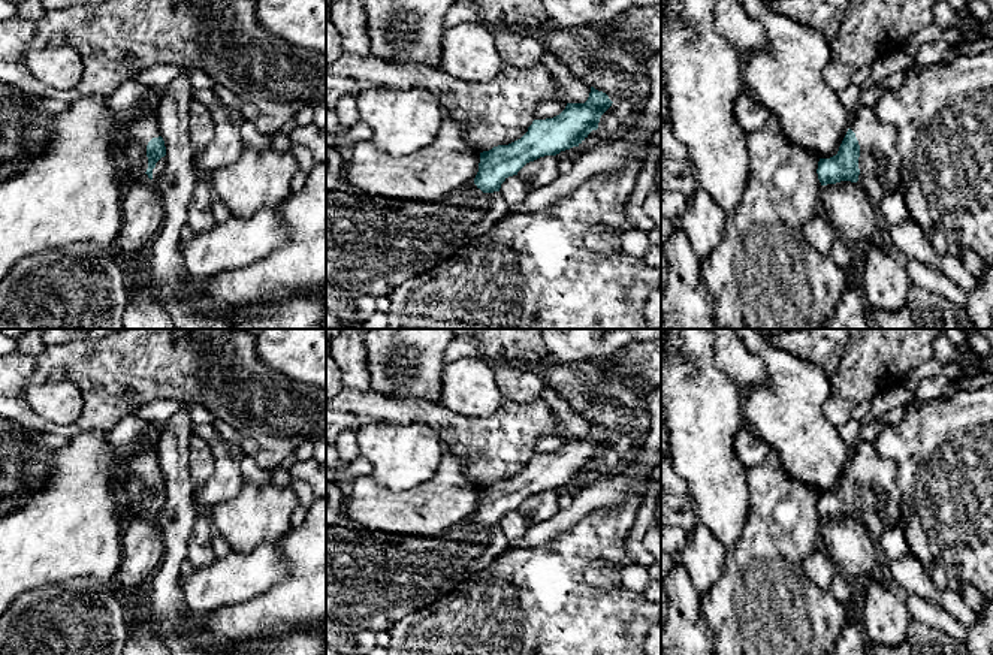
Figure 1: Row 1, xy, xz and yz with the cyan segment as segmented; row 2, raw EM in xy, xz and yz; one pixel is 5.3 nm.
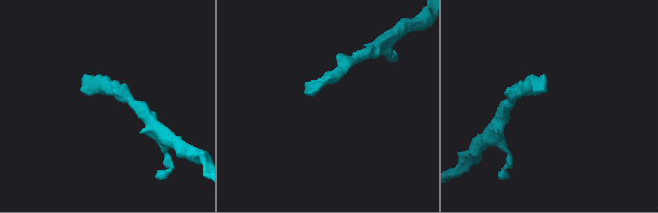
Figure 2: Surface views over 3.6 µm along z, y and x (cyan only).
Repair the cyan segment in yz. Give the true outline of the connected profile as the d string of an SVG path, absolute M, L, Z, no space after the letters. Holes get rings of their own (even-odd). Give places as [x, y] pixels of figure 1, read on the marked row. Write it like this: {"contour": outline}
{"contour": "M861 106L851 117L837 154L820 159L817 173L821 185L857 182L878 206L885 196L902 190L896 129L882 124L873 109Z"}

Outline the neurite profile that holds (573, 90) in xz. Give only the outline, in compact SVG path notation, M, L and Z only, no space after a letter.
M544 51L540 64L544 66L553 75L553 79L562 91L562 97L568 103L585 103L588 100L591 87L576 78L573 72L559 61L558 57Z

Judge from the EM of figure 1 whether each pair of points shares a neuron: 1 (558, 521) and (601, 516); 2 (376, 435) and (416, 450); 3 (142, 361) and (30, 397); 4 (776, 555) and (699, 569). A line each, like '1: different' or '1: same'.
1: different
2: same
3: different
4: different

